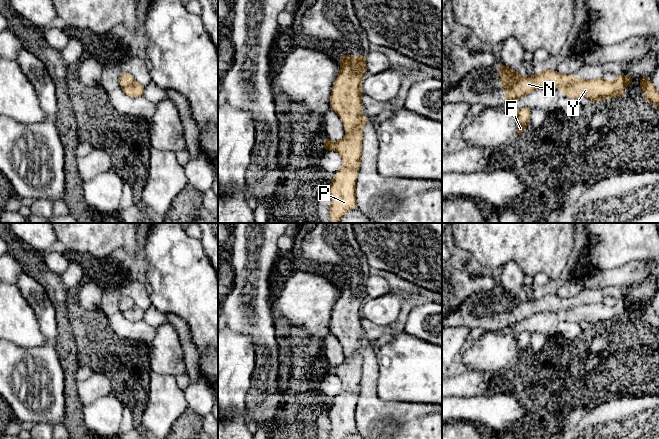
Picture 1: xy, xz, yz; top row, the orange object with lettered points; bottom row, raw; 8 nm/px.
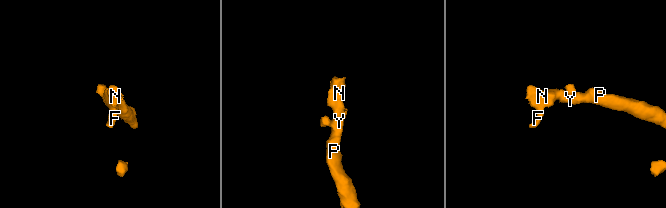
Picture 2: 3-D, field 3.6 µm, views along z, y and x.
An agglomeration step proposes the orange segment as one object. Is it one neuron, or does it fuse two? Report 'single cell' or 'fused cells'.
fused cells

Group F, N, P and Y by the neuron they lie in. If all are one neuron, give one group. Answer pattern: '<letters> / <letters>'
F N / P Y

